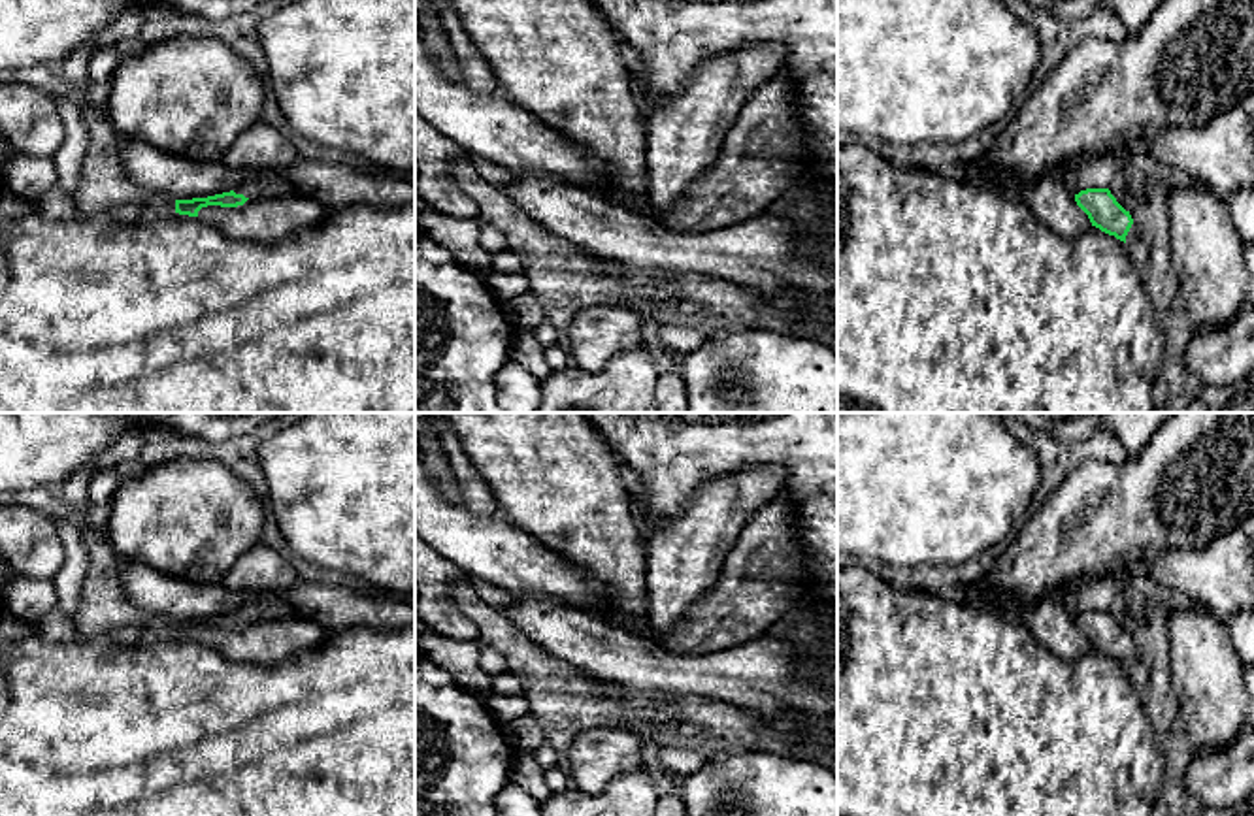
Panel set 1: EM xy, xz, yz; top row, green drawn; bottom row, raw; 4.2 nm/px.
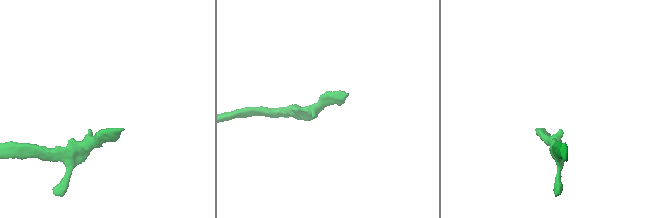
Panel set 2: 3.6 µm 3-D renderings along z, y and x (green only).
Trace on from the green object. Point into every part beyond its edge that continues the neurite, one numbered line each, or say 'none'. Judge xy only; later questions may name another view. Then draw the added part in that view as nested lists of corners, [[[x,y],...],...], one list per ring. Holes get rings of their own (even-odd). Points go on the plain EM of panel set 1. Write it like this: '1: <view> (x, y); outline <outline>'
1: xy (263, 607); outline [[[256,597],[234,611],[236,616],[243,616],[249,622],[264,618],[300,616],[296,609],[287,607],[281,599]]]

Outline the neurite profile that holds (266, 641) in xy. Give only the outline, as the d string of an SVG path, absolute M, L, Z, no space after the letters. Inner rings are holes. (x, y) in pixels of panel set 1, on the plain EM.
M285 616L247 622L238 629L207 628L198 639L226 660L272 667L283 658L321 645L328 635L330 631L313 618Z

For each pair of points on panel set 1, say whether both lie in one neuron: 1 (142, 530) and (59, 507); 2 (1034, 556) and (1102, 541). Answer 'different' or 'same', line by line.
1: different
2: same

